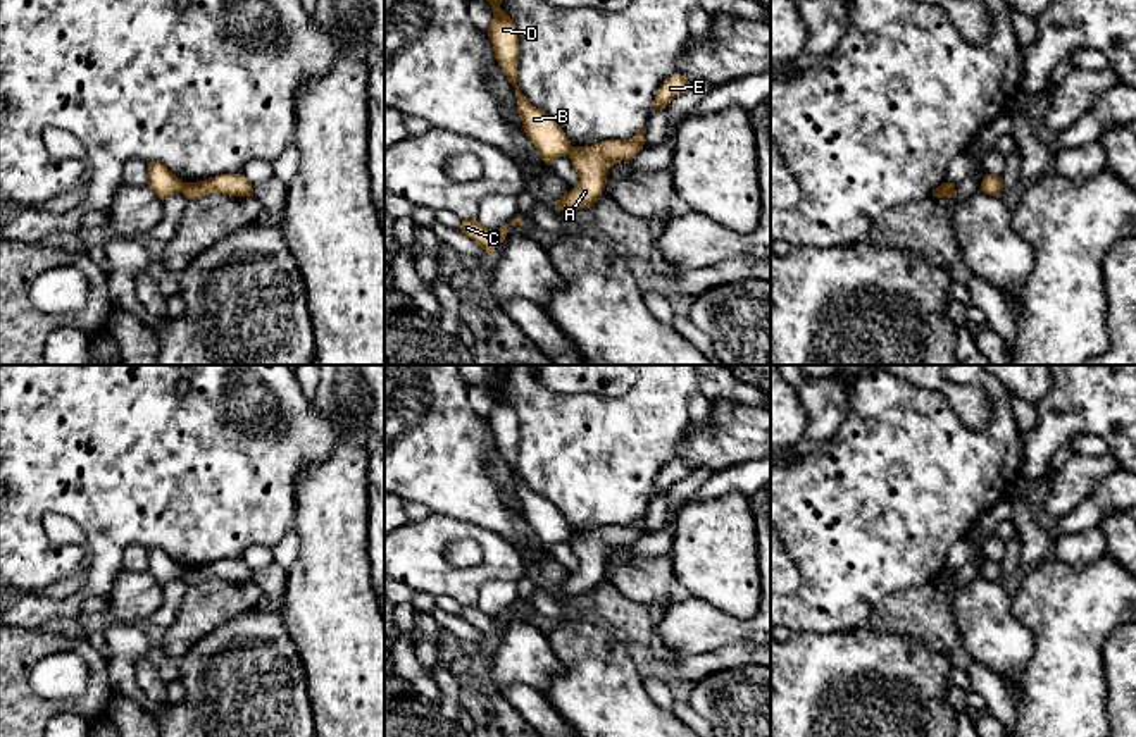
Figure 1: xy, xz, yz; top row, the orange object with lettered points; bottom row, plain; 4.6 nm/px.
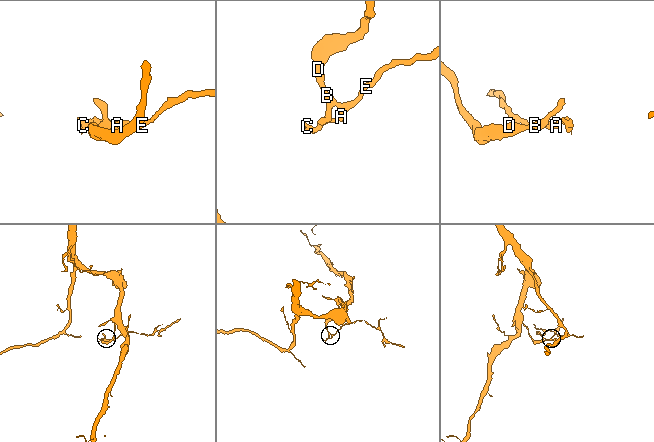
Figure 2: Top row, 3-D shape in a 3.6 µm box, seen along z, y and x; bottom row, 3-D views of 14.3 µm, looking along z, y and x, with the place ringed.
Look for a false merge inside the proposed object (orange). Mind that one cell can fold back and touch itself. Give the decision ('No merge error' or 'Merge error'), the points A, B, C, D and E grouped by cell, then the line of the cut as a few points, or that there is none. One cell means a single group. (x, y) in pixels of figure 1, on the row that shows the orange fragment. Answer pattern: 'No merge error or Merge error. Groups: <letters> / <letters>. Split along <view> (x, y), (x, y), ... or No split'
Merge error. Groups: A C E / B D. Split along xy (185, 183), (181, 191)

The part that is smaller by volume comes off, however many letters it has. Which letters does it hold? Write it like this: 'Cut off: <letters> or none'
Cut off: A, C, E

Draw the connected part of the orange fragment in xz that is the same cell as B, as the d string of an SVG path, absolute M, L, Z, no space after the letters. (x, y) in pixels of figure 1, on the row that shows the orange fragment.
M488 0L493 7L493 19L488 28L488 36L493 45L495 59L507 76L509 83L515 88L517 114L522 121L526 136L538 150L546 165L559 157L571 153L571 141L559 124L543 110L529 103L517 86L517 55L519 38L514 21L500 9L502 0Z

